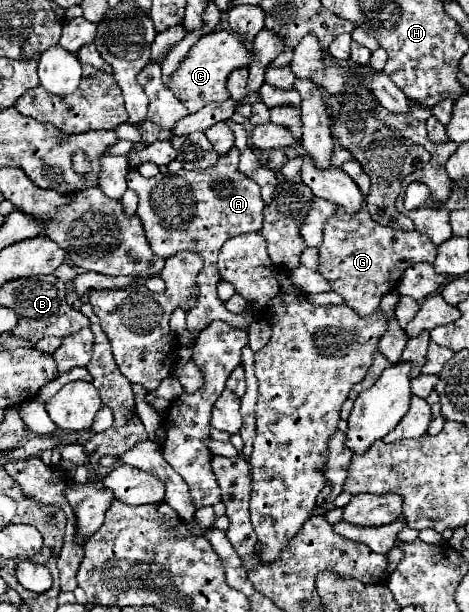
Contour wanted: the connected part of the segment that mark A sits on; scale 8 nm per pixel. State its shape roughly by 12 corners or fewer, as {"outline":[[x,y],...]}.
{"outline":[[231,148],[203,172],[127,174],[151,250],[203,258],[191,344],[215,320],[247,330],[217,298],[217,254],[263,222],[259,186]]}

